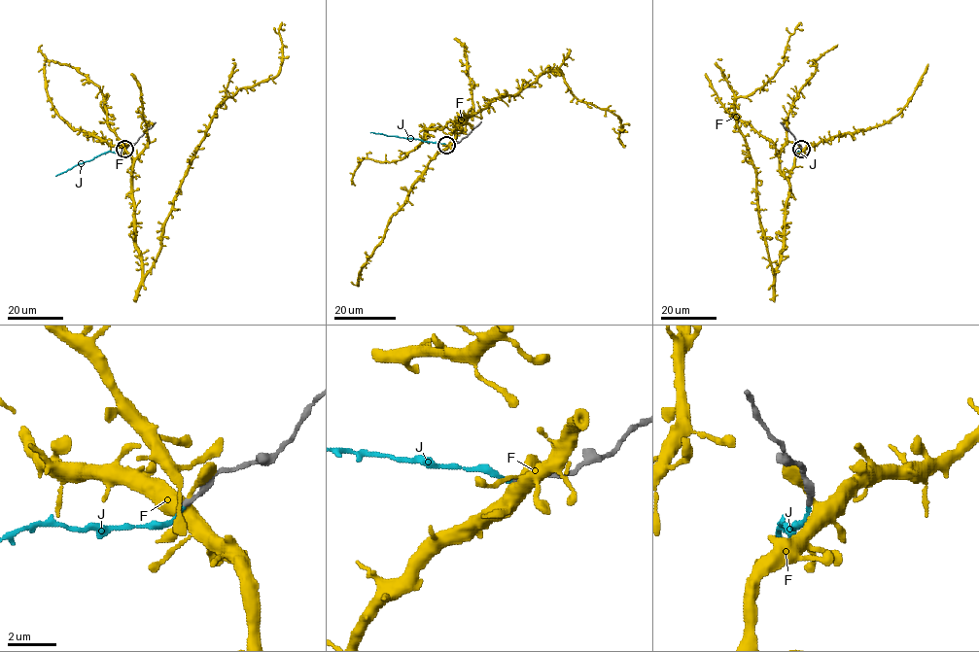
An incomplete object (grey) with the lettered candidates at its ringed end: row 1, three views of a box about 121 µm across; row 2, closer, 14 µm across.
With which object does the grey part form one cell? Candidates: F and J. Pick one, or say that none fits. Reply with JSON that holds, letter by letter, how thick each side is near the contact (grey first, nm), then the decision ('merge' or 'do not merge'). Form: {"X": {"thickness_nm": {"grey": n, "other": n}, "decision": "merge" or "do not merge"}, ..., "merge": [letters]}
{"F": {"thickness_nm": {"grey": 360, "other": 340}, "decision": "do not merge"}, "J": {"thickness_nm": {"grey": 240, "other": 170}, "decision": "do not merge"}, "merge": []}

